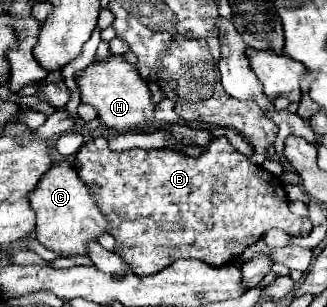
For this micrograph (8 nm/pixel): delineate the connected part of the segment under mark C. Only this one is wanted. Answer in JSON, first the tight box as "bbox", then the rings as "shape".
{"bbox":[29,161,107,257],"shape":[[[67,161],[51,165],[51,169],[35,185],[33,193],[29,193],[29,203],[37,215],[37,241],[47,249],[65,253],[67,257],[85,255],[85,245],[97,241],[97,237],[107,231],[107,219],[101,215],[95,201],[91,199],[89,187],[79,179],[75,167]]]}

